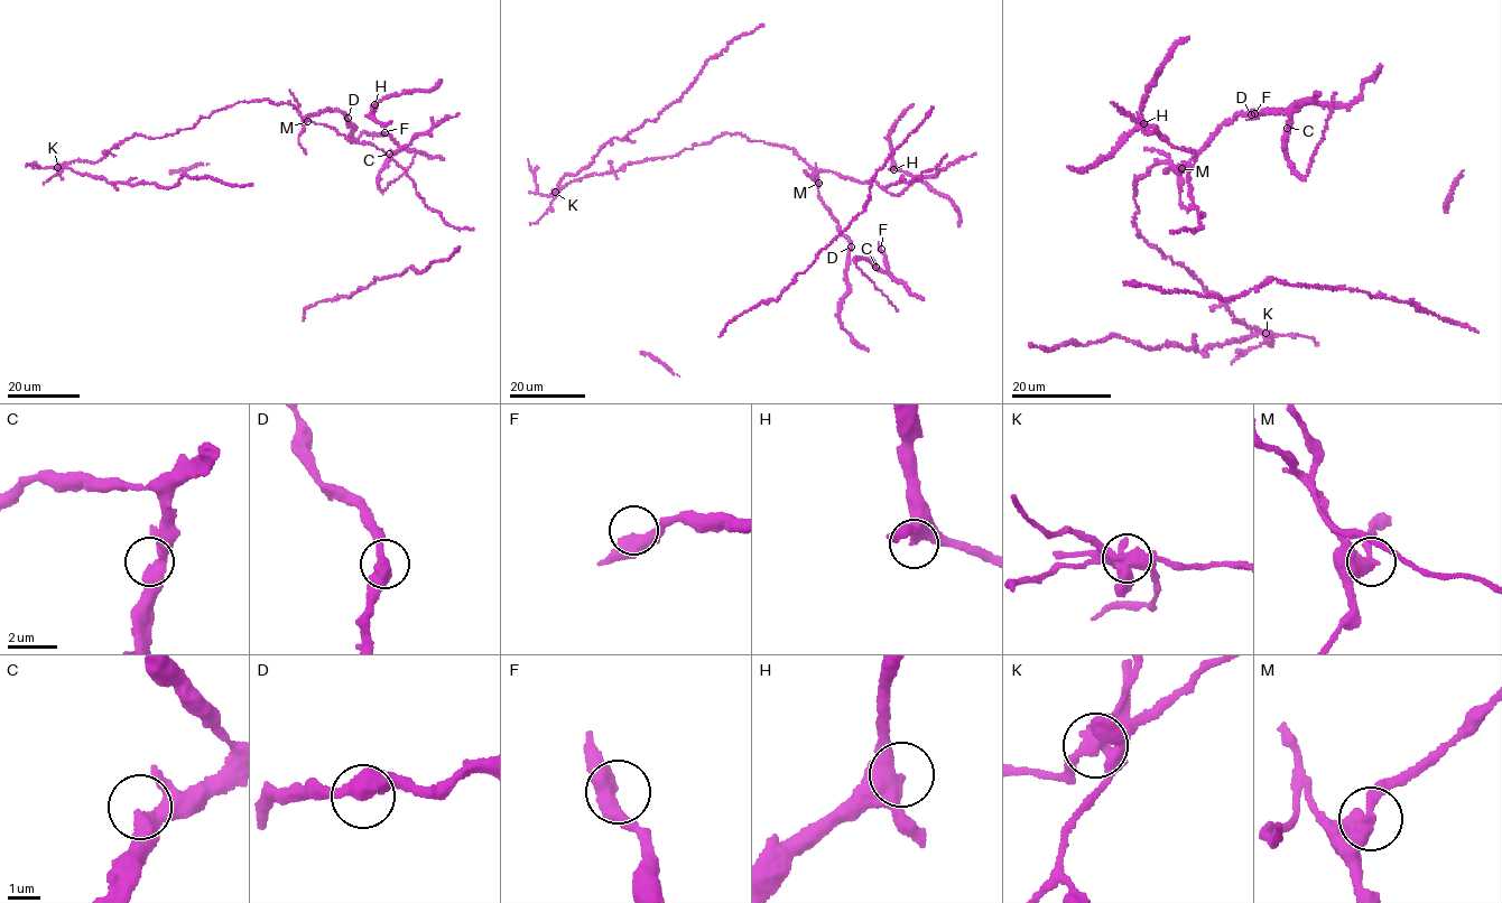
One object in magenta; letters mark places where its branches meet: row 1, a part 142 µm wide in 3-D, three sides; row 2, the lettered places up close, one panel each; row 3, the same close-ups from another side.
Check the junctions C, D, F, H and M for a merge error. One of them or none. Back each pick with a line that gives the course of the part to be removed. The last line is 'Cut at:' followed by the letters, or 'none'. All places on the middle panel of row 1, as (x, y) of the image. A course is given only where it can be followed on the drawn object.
M: foreign part runs (818, 182), (793, 149), (729, 133), (557, 187), (612, 138), (657, 119), (708, 59), (763, 25)
Cut at: M

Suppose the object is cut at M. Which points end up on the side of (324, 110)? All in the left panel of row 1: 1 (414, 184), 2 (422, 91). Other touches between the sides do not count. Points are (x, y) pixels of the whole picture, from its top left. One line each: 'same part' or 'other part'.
1: other part
2: same part

